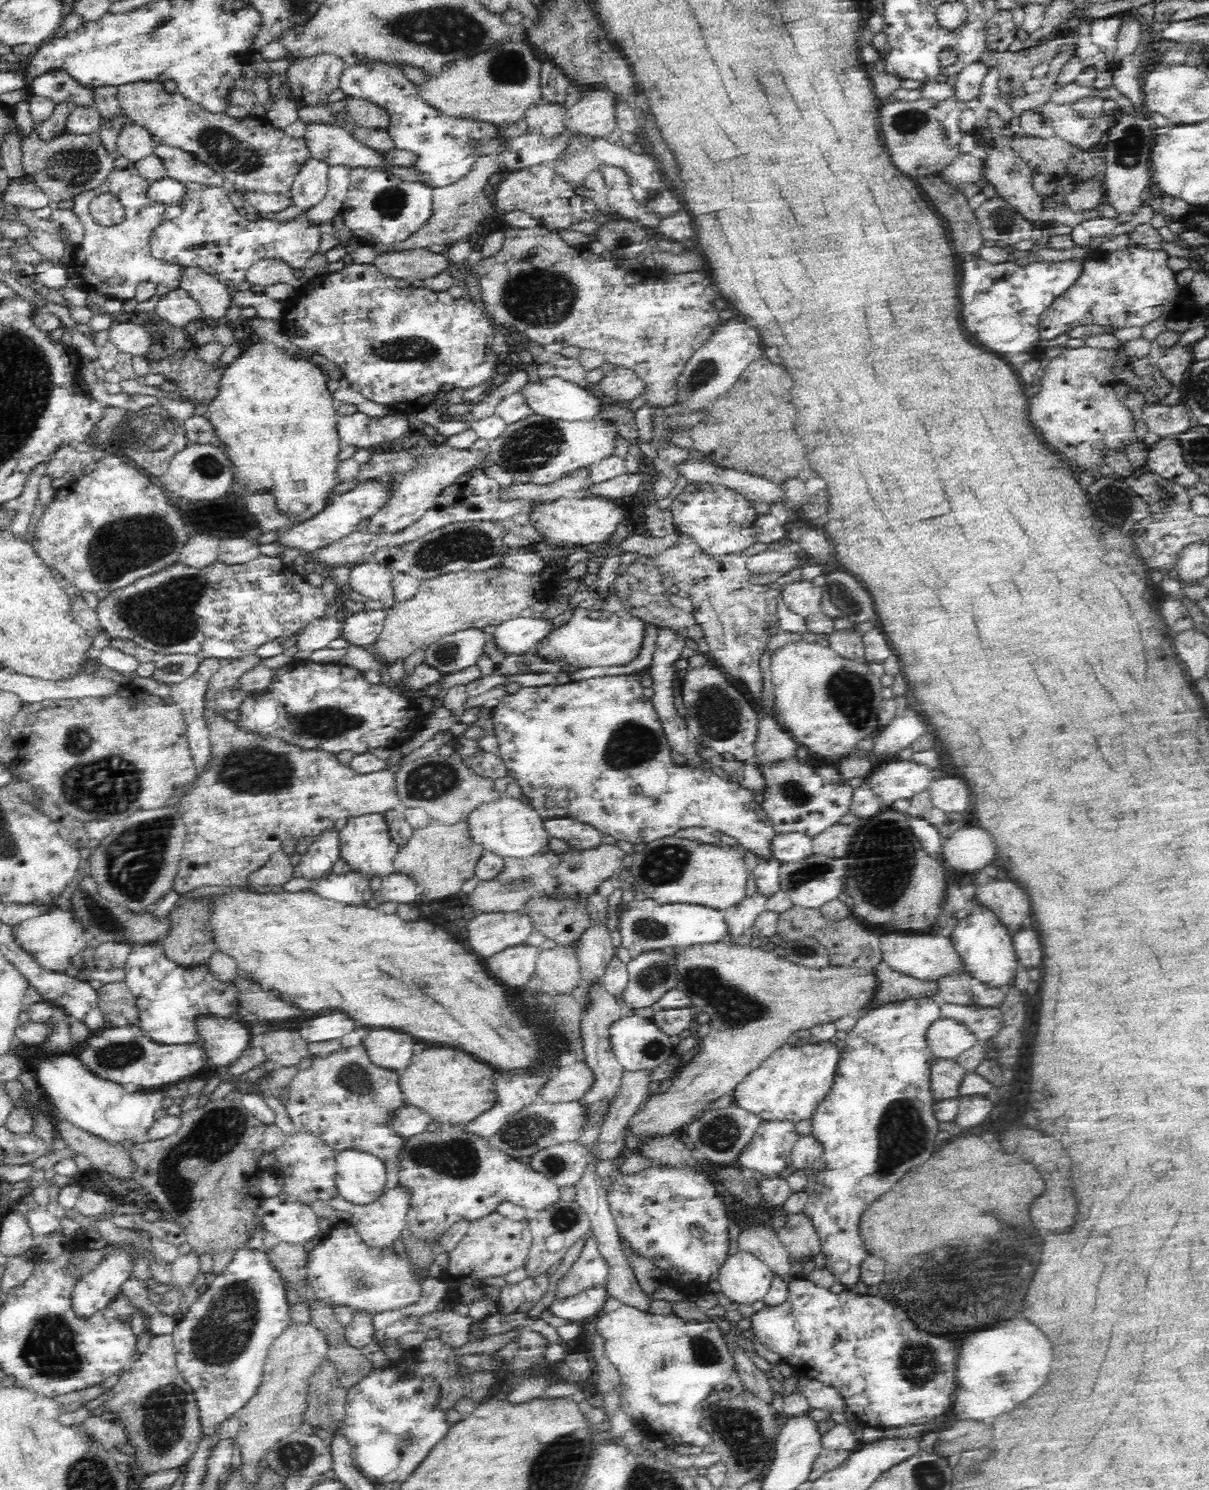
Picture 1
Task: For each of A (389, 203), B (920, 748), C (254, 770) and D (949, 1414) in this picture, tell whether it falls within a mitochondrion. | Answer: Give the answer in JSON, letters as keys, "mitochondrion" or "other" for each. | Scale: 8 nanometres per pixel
{"A":"mitochondrion","B":"other","C":"mitochondrion","D":"other"}

